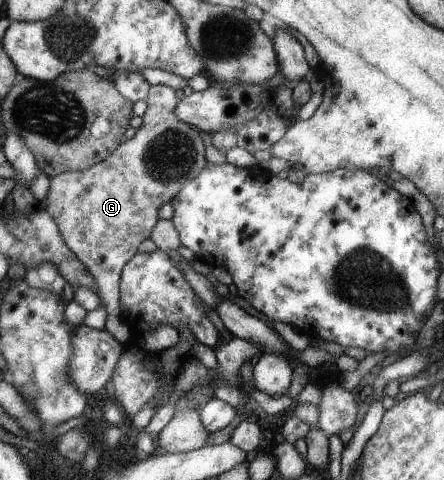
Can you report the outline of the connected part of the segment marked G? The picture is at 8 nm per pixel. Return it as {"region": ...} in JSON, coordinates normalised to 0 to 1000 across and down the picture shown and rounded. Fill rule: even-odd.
{"region":[[[369,175],[340,177],[329,202],[331,229],[322,256],[302,285],[286,292],[230,338],[196,354],[158,354],[115,371],[106,413],[86,427],[108,438],[131,465],[133,479],[153,515],[189,548],[218,594],[218,615],[239,644],[239,688],[273,717],[300,704],[270,640],[270,585],[288,546],[311,527],[311,510],[336,496],[360,456],[363,431],[405,406],[408,396],[430,373],[466,348],[459,331],[459,294],[441,269],[410,254],[396,240],[403,219],[396,190]]]}

